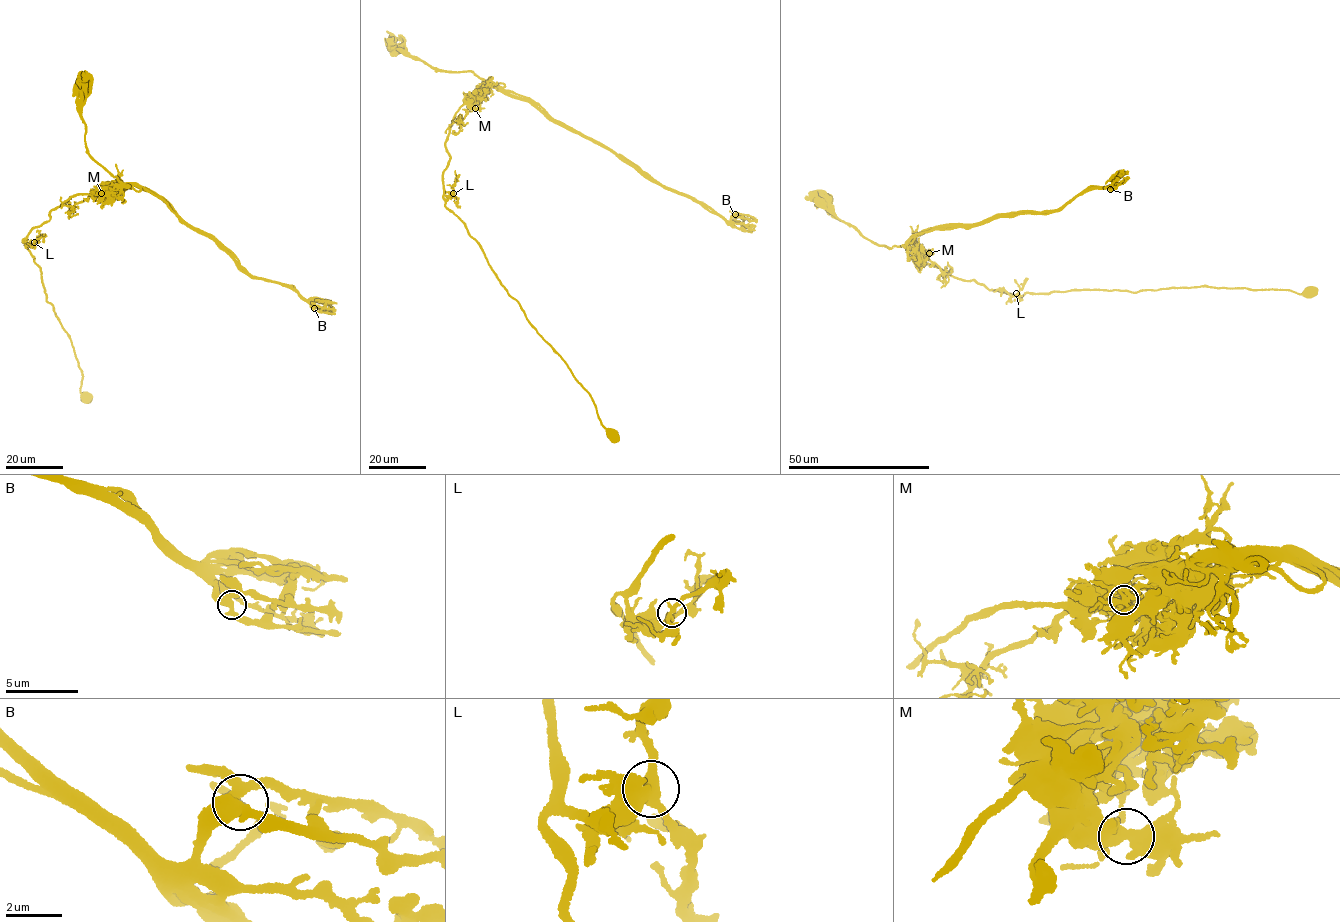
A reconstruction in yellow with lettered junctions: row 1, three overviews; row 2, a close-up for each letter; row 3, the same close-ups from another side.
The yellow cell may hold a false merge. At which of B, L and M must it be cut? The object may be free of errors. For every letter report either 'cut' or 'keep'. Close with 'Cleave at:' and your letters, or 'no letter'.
B: keep
L: keep
M: cut
Cleave at: M

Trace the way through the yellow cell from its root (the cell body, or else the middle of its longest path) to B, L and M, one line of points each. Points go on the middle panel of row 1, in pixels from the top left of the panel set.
B: (397, 49), (439, 70), (474, 73), (608, 147), (645, 176), (703, 202), (728, 221), (735, 214)
L: (397, 49), (483, 80), (456, 113), (446, 141), (443, 193), (453, 193)
M: (397, 49), (404, 49), (439, 70), (474, 73), (483, 80), (482, 93), (475, 108)

